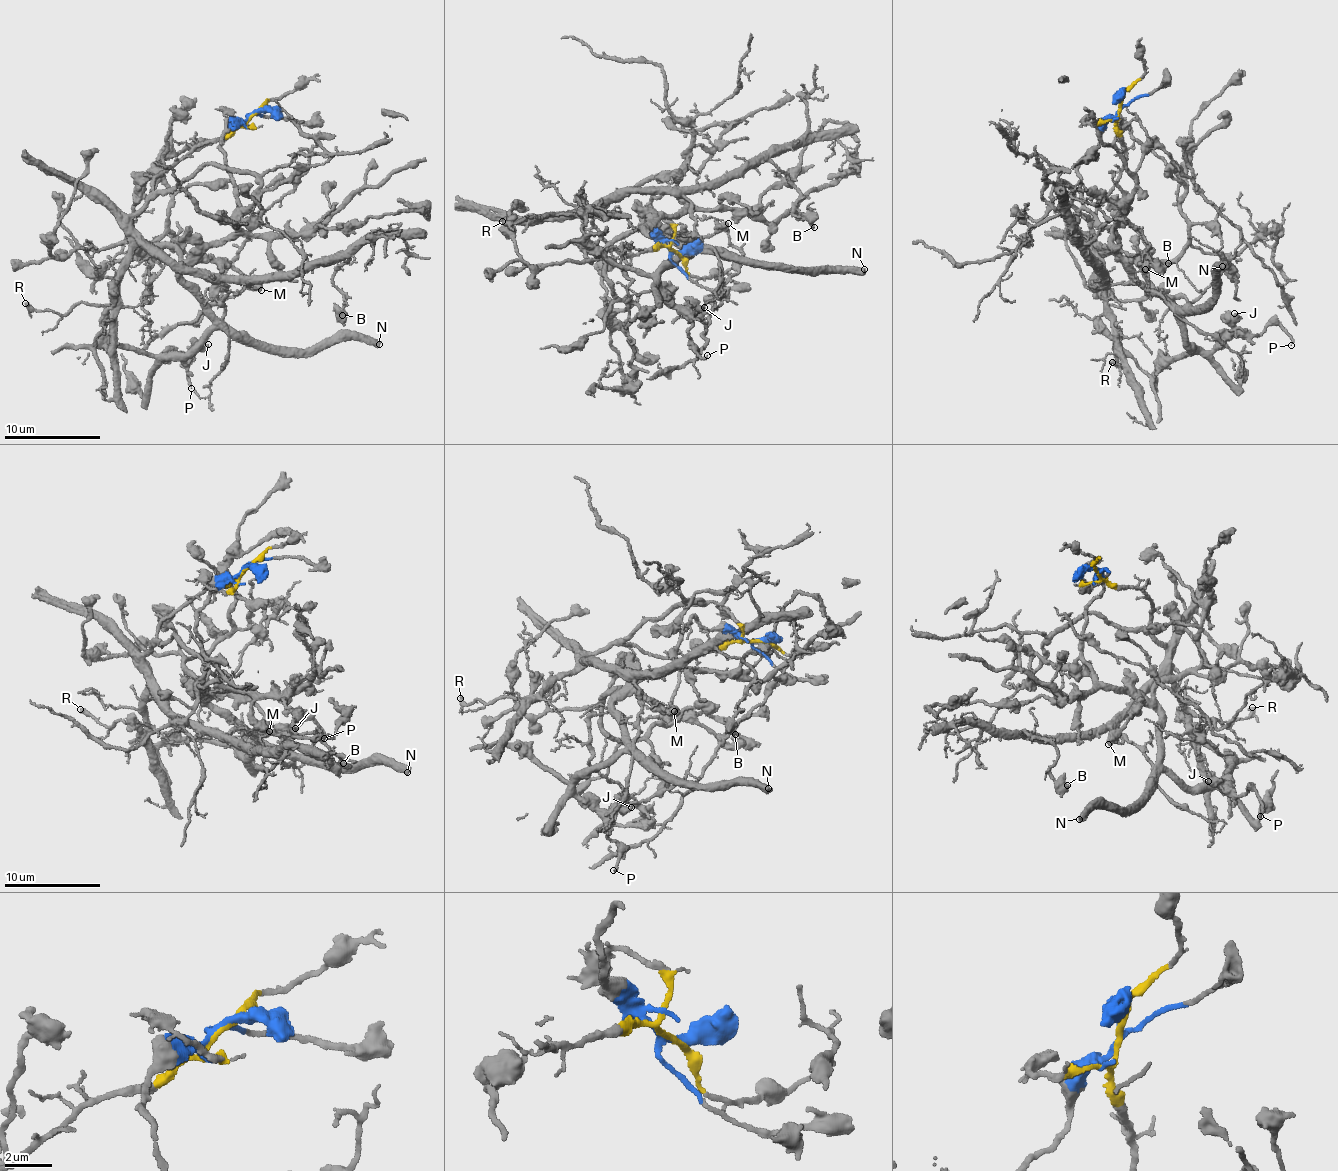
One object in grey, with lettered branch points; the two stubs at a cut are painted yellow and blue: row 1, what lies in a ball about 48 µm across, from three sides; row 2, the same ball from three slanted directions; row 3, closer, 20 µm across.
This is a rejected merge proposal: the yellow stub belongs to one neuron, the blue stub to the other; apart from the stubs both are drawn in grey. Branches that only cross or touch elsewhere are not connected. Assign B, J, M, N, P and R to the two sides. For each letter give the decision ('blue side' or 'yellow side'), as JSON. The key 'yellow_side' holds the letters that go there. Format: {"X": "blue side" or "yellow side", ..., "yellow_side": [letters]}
{"B": "yellow side", "J": "blue side", "M": "blue side", "N": "blue side", "P": "blue side", "R": "yellow side", "yellow_side": ["B", "R"]}

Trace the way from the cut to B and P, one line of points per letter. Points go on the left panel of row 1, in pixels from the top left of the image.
B: (253, 117), (169, 167), (132, 228), (177, 266), (261, 276), (347, 257), (334, 275), (342, 315)
P: (253, 114), (220, 145), (236, 230), (182, 276), (213, 326), (185, 353), (161, 358), (188, 359), (190, 388)

